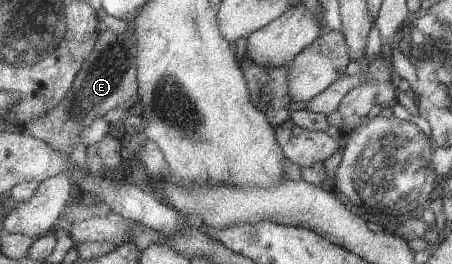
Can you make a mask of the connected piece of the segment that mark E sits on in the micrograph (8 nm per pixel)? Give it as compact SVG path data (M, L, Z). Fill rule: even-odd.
M112 29L102 32L98 47L90 53L90 62L82 67L82 75L76 75L75 83L66 93L65 99L52 111L48 111L36 121L26 123L24 129L36 139L51 145L52 149L70 158L70 151L82 145L82 131L98 119L104 119L108 111L117 110L120 105L134 105L138 101L140 83L137 79L136 63L128 59L128 47L134 47L135 31L116 34Z

